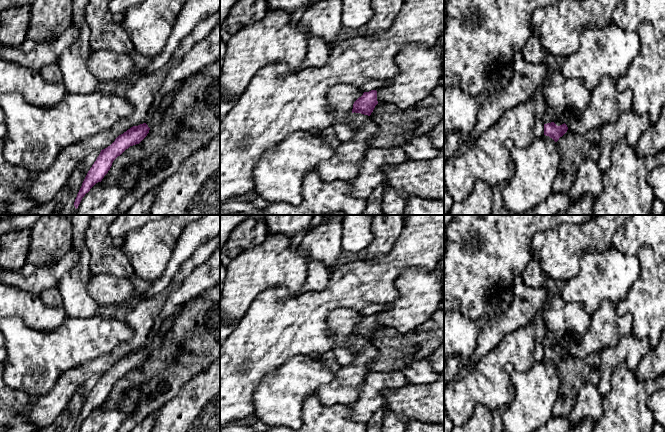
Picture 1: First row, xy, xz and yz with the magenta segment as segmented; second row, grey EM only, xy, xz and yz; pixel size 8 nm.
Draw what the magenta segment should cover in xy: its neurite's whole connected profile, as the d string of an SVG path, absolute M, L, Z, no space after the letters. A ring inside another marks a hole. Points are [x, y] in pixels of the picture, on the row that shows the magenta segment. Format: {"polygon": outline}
{"polygon": "M184 81L178 82L175 89L169 92L161 101L160 105L151 118L145 123L133 126L123 134L119 135L115 141L107 148L101 150L96 161L88 171L82 186L77 194L74 206L77 209L82 198L98 182L101 182L104 176L110 170L113 161L120 156L130 146L139 144L149 133L149 130L162 122L166 109L172 103L175 93L182 86Z"}

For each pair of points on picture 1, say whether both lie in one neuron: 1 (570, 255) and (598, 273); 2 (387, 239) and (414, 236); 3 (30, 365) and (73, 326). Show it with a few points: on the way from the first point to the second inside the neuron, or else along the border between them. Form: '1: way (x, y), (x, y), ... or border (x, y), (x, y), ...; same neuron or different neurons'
1: border (601, 252), (585, 253), (579, 272), (566, 281); different neurons
2: border (404, 225), (392, 248), (387, 253), (381, 255); different neurons
3: way (41, 357), (62, 337); same neuron

